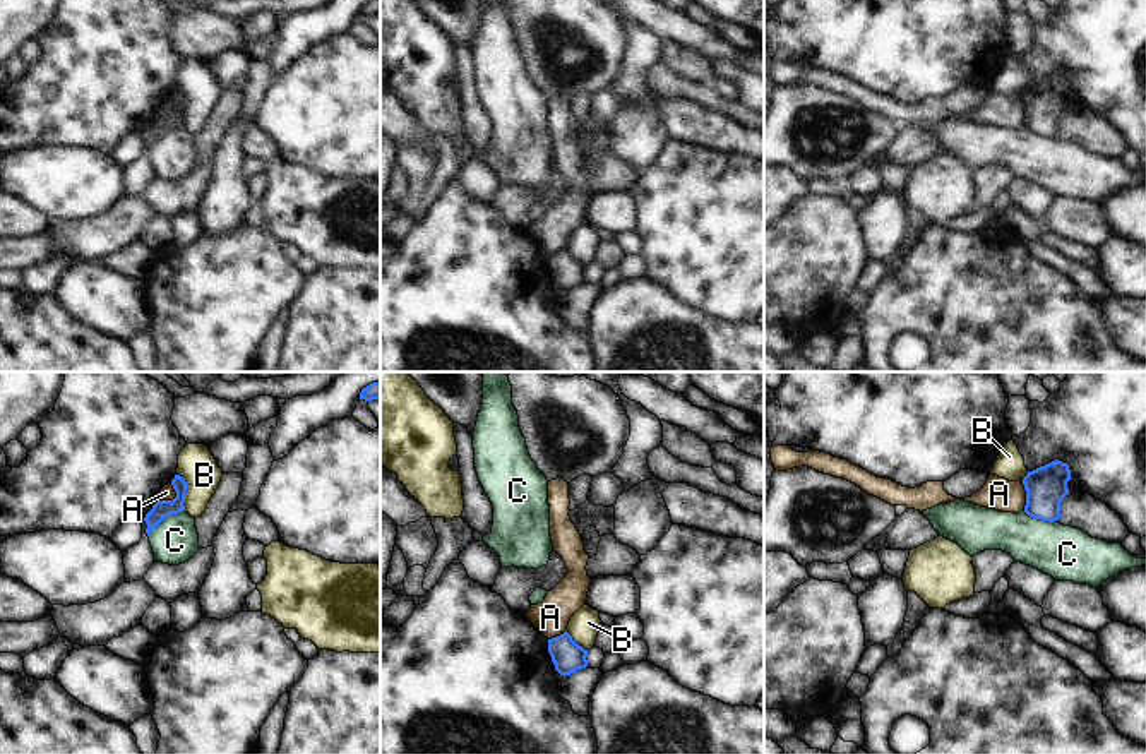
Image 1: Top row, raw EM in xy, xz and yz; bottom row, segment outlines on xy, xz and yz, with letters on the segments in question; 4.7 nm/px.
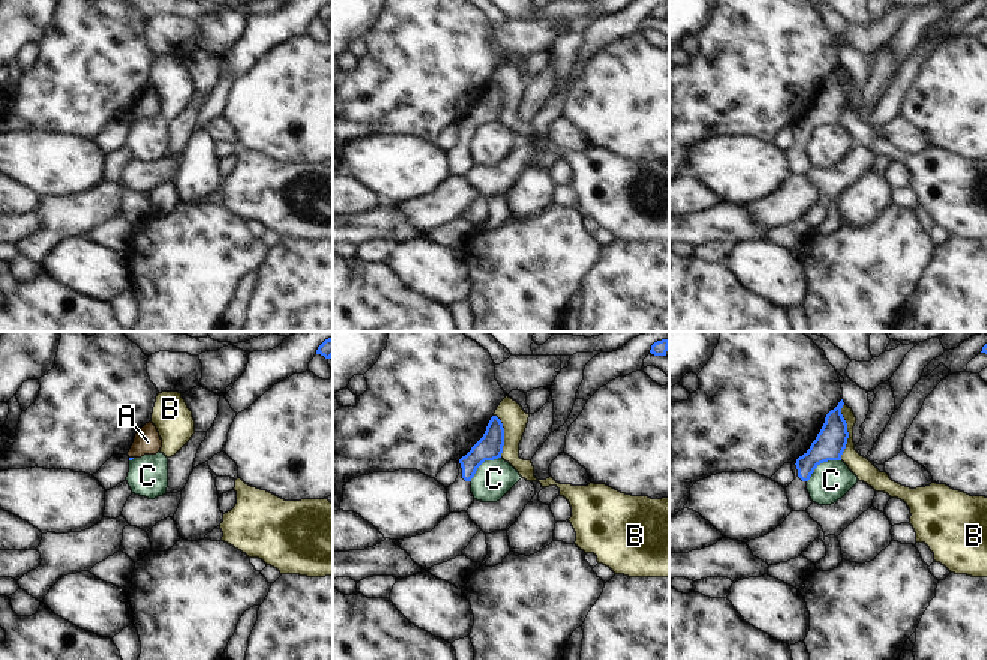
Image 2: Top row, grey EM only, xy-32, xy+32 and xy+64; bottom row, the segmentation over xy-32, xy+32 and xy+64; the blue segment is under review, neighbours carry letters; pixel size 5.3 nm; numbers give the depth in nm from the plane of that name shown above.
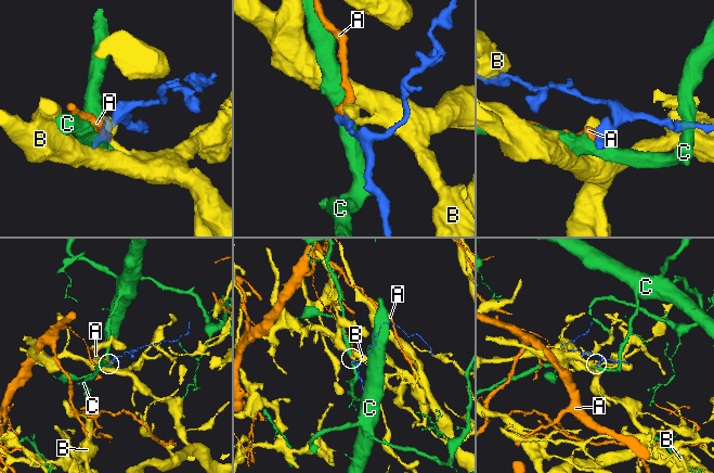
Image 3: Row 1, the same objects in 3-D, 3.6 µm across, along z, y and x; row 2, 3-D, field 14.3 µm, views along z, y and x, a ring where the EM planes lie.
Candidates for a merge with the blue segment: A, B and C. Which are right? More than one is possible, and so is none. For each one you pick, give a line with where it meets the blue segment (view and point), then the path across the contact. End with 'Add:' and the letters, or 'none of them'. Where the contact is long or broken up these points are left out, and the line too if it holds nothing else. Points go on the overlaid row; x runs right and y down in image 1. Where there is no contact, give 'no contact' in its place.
Add: none of them

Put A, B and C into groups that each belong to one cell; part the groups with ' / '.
A / B / C

